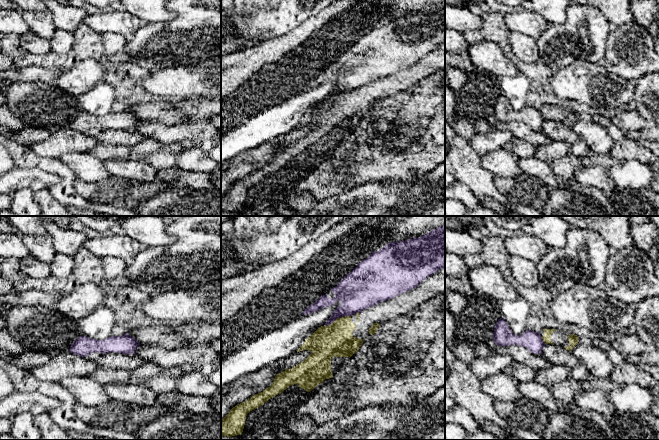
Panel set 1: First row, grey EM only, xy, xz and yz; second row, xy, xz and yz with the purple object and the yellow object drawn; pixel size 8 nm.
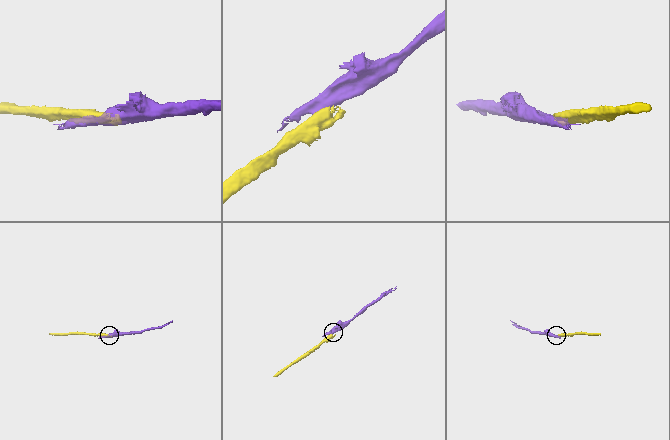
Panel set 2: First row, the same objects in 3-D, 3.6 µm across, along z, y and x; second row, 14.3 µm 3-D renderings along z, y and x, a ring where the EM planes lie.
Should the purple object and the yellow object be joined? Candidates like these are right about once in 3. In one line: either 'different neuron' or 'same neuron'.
different neuron

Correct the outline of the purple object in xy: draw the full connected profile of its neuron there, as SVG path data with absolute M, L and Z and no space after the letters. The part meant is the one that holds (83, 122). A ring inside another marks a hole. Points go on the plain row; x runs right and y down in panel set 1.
M129 110L111 112L104 116L95 116L89 113L80 112L71 120L69 128L81 133L86 133L95 128L134 130L139 121L140 119L136 117L135 113Z

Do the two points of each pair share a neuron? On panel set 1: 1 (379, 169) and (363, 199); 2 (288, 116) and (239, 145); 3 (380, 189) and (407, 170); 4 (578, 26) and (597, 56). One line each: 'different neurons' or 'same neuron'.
1: different neurons
2: same neuron
3: different neurons
4: same neuron

